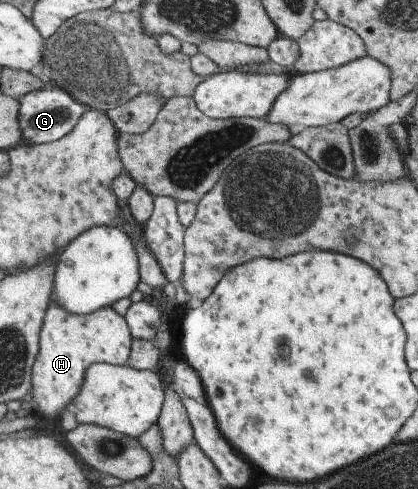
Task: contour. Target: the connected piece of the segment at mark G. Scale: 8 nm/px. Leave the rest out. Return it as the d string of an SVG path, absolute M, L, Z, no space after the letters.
M49 82L44 89L27 93L21 99L21 128L25 143L45 144L61 140L77 127L81 117L90 109L63 85Z

